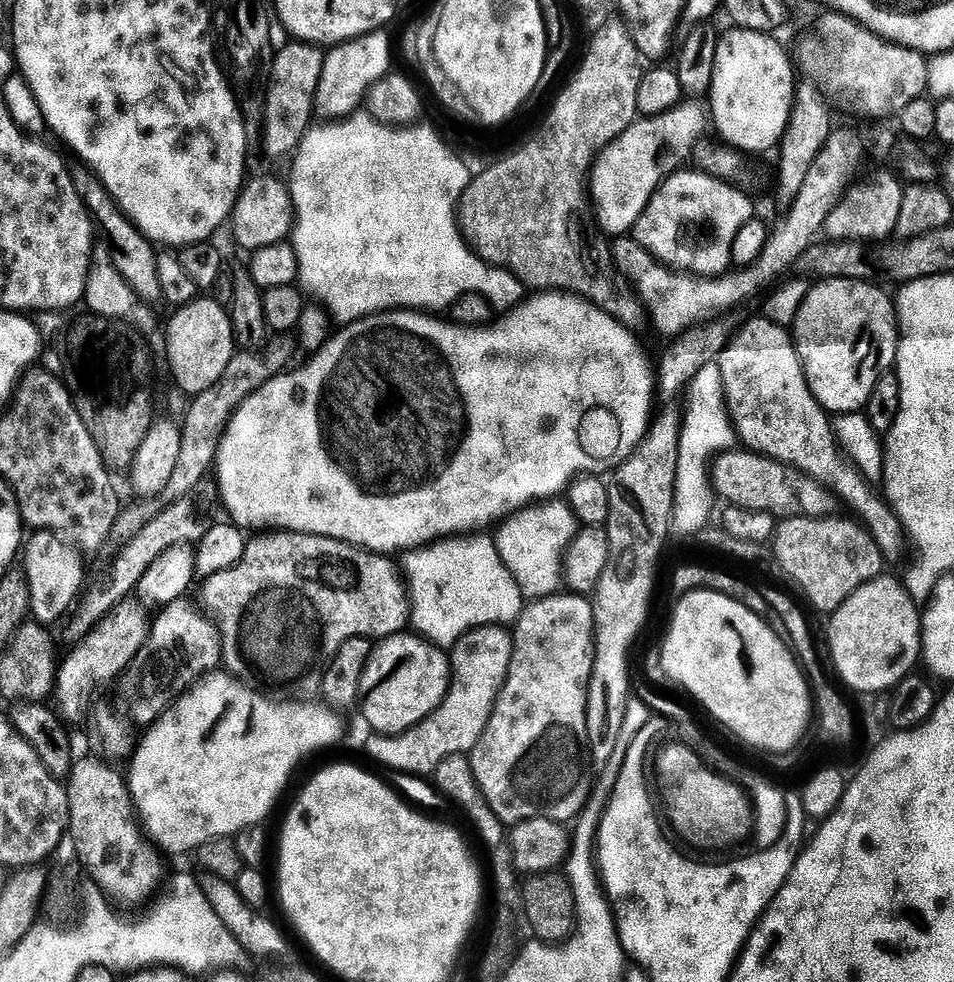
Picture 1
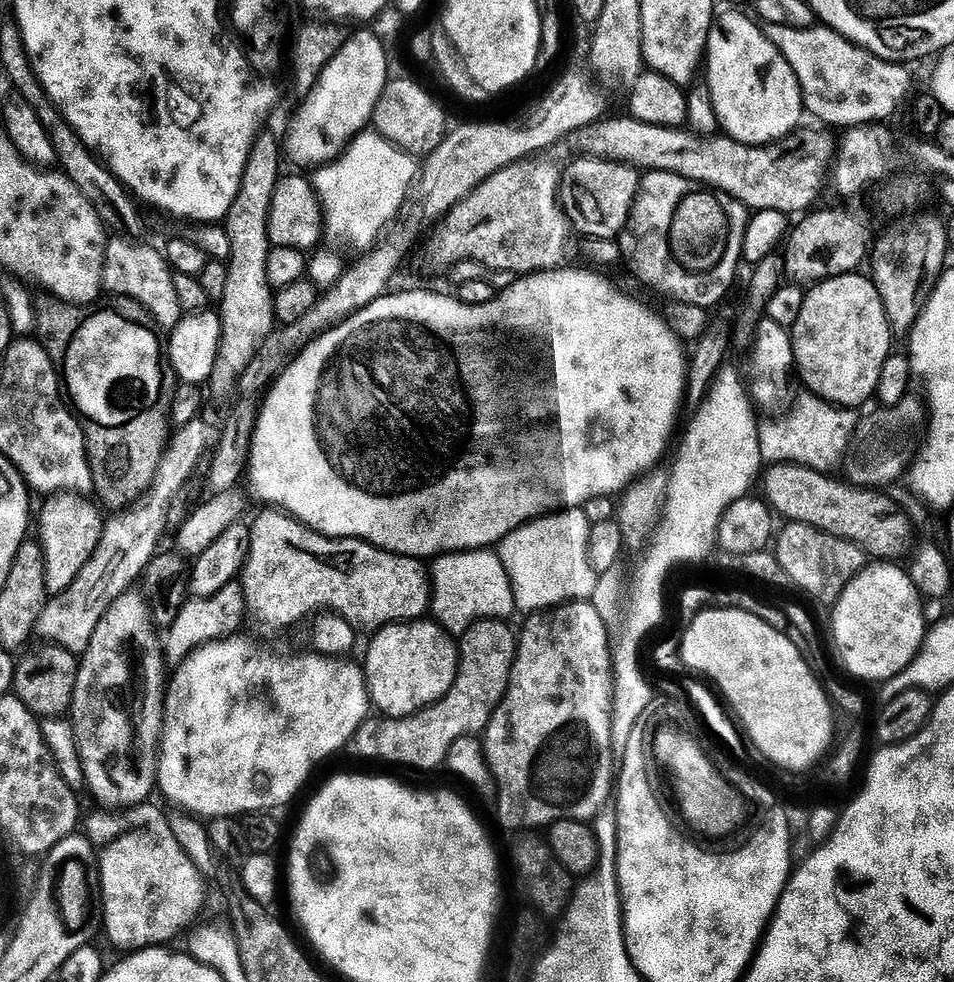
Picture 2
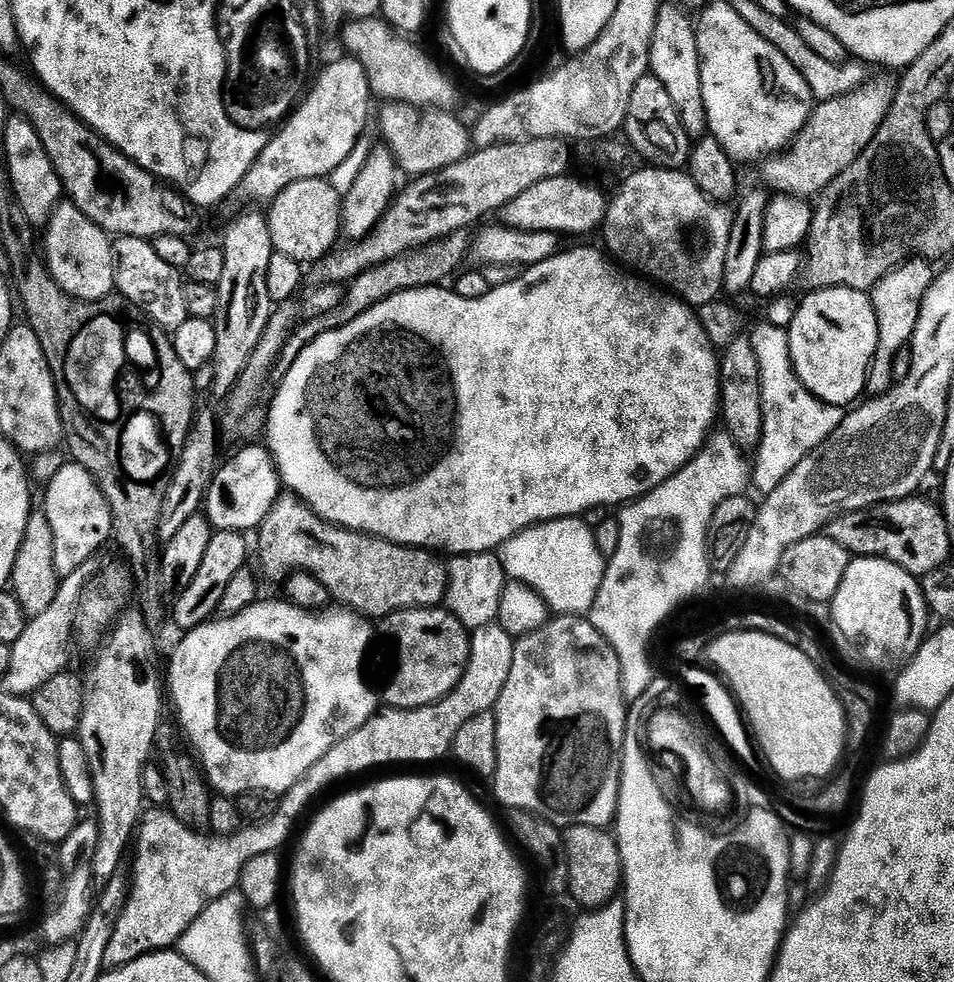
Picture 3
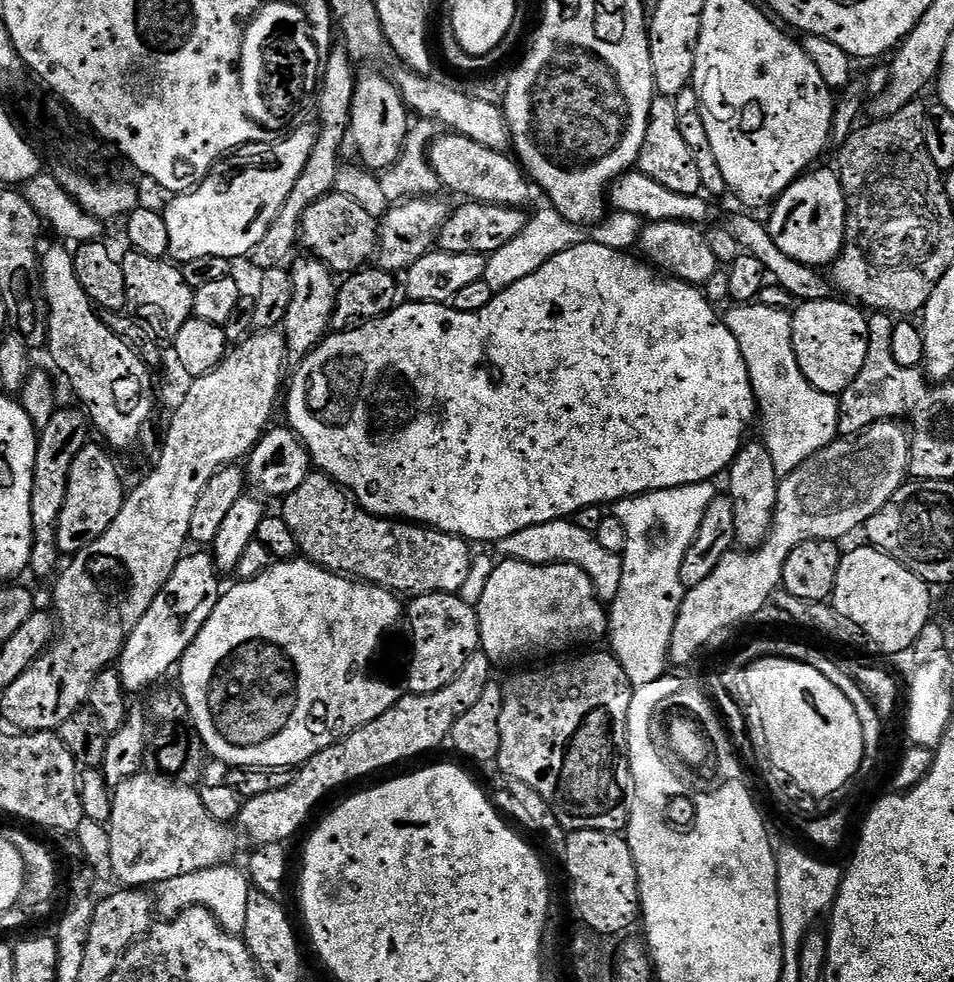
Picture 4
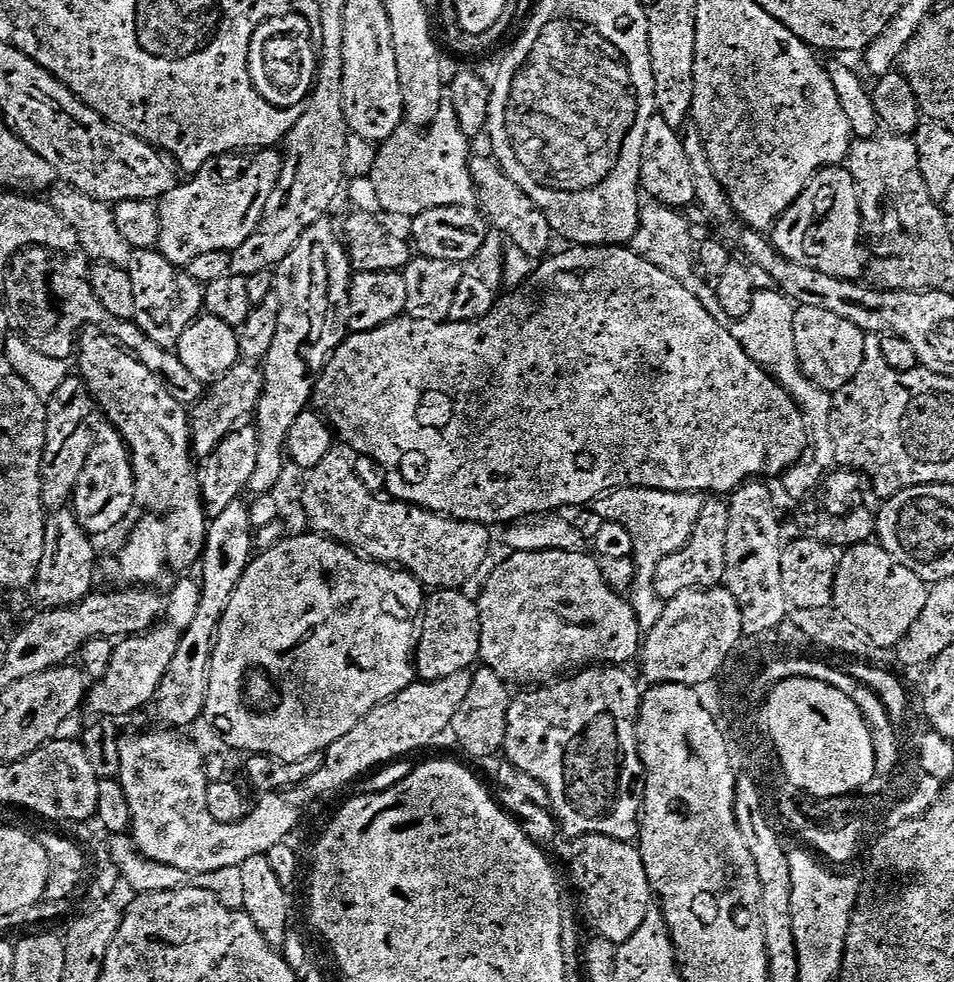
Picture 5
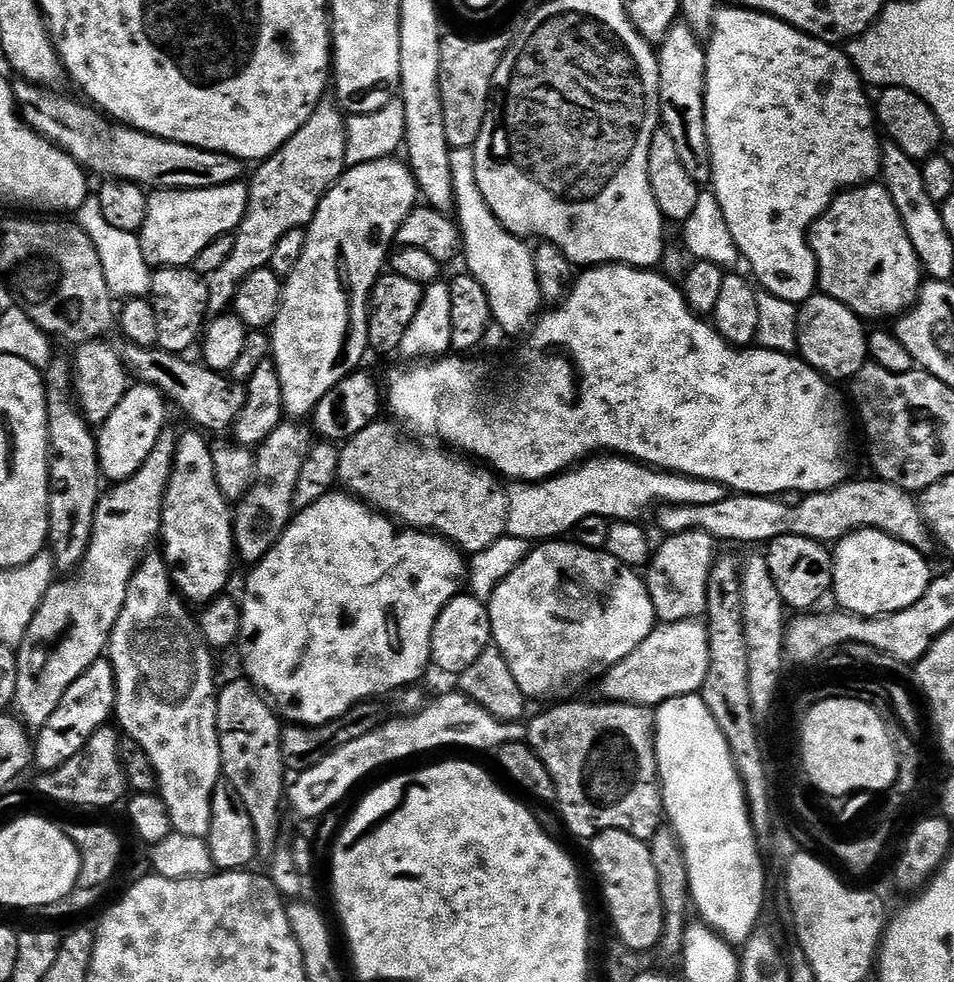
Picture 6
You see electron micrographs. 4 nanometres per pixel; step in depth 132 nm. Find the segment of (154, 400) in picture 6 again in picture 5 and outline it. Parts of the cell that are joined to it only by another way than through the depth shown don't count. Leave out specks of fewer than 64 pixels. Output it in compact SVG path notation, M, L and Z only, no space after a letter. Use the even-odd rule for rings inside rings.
M105 427L97 431L90 458L86 458L86 466L82 466L82 474L70 501L77 522L92 538L114 531L136 508L135 478L129 449L114 427Z

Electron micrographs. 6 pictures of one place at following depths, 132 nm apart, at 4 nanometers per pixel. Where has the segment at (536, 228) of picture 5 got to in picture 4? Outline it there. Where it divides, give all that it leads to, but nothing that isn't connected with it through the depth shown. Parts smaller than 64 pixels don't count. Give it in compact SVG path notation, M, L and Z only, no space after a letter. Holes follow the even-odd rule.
M444 135L448 136L438 137L426 152L426 159L443 187L445 184L461 192L464 198L481 204L501 204L503 208L524 208L527 205L529 177L507 151L499 152L490 146L482 146L482 142L474 142L465 136Z

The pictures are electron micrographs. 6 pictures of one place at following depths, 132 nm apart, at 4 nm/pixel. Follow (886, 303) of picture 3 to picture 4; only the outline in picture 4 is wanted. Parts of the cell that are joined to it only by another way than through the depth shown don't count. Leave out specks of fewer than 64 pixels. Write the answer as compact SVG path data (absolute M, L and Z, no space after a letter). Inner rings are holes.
M876 310L868 316L866 362L862 362L858 378L854 378L854 382L850 382L847 390L838 396L840 430L844 436L854 436L880 420L900 418L900 415L920 396L921 373L915 368L898 366L891 356L891 342L886 338L886 334L891 333L893 325L893 317L887 312Z

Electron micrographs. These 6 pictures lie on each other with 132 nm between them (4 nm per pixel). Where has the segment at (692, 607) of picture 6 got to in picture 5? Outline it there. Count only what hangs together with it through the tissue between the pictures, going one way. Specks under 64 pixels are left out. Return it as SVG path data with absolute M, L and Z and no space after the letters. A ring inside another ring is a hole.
M724 498L705 499L702 514L695 523L691 538L681 552L670 554L656 567L656 594L661 601L672 600L680 591L688 589L709 589L725 574L726 539L729 526L728 500Z

